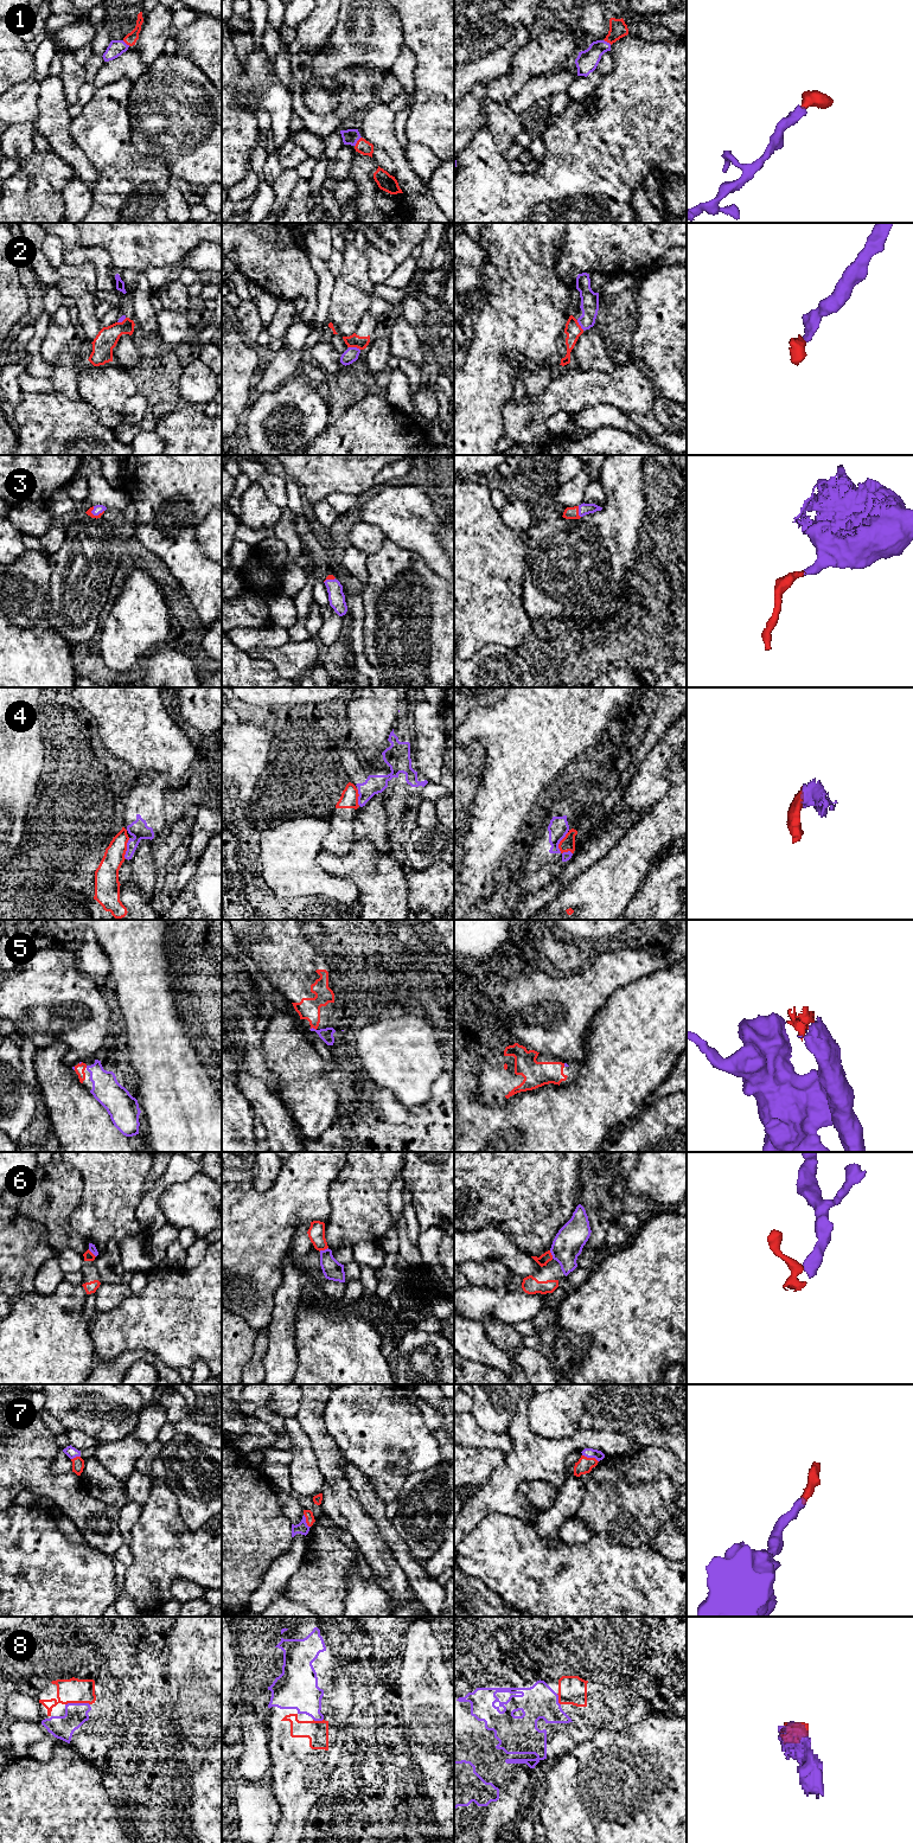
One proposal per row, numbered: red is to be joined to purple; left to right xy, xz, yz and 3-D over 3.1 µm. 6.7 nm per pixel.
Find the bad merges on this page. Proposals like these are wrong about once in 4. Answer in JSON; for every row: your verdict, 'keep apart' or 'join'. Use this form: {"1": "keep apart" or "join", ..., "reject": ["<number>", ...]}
{"1": "join", "2": "join", "3": "join", "4": "keep apart", "5": "join", "6": "join", "7": "join", "8": "join", "reject": ["4"]}

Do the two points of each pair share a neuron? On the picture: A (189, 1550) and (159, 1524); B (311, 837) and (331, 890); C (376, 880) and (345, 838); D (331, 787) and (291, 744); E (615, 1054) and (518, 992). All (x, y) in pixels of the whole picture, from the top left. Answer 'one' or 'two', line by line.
A: one
B: one
C: two
D: one
E: two

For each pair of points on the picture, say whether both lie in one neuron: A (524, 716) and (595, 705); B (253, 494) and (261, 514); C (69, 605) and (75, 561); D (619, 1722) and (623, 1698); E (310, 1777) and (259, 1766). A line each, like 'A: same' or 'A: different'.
A: same
B: same
C: same
D: same
E: different

